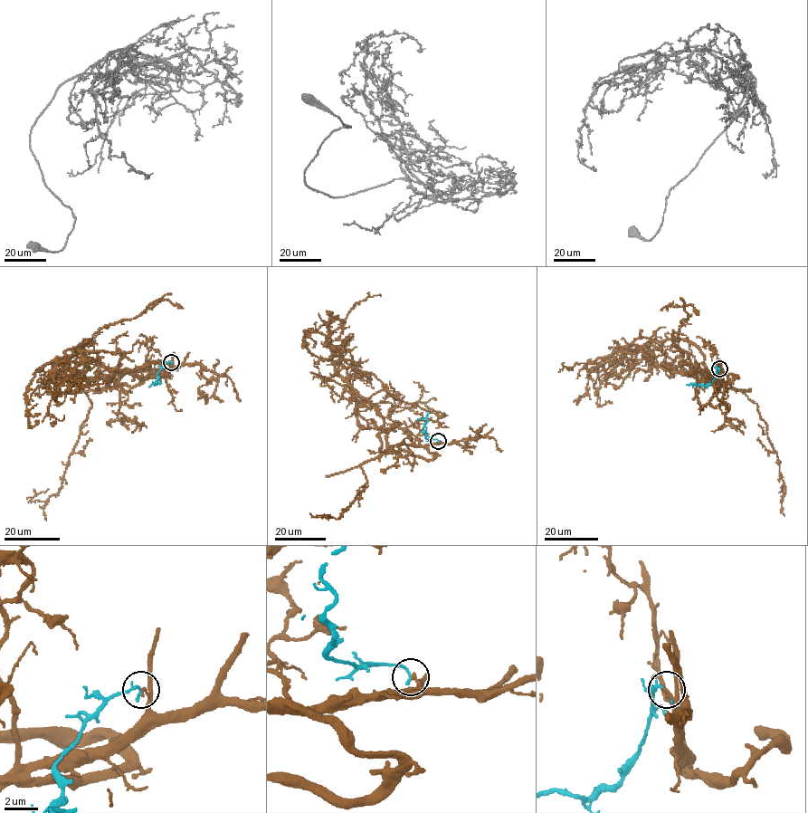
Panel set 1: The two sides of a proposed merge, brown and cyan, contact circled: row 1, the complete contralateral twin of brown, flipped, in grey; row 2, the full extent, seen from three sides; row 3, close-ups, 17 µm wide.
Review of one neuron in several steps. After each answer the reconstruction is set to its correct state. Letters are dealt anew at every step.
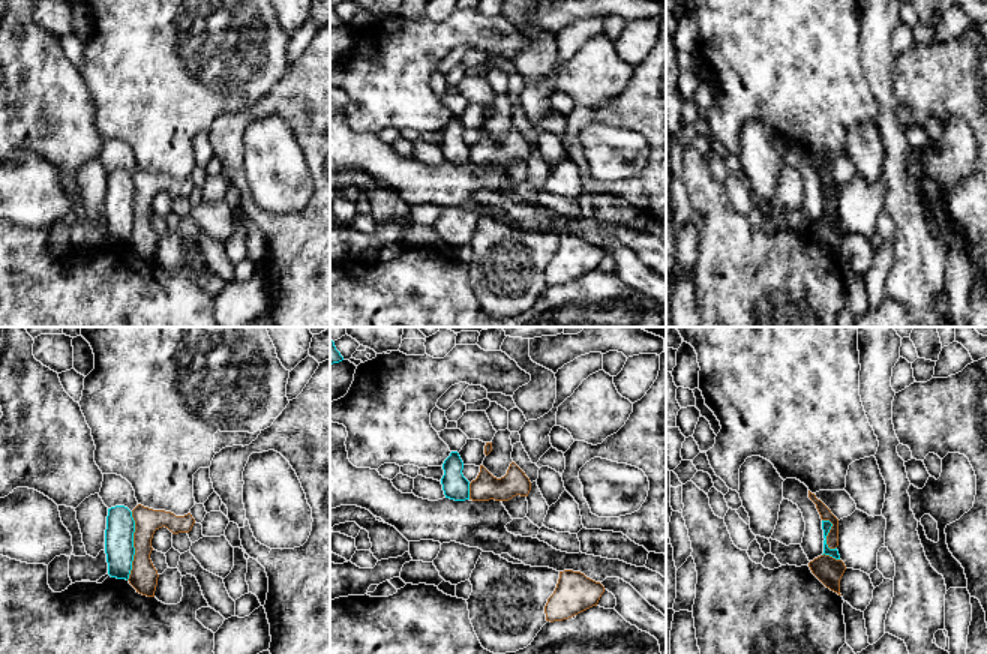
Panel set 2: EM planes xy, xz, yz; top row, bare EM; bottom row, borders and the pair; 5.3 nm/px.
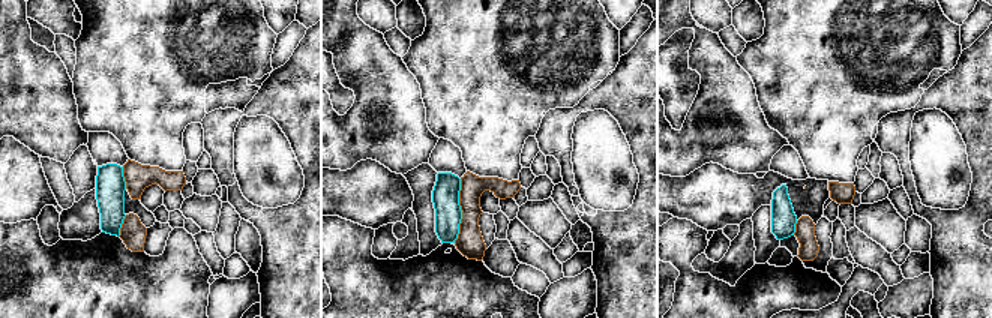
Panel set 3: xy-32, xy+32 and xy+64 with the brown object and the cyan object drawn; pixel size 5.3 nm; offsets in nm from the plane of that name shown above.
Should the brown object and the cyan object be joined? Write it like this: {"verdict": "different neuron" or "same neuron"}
{"verdict": "different neuron"}

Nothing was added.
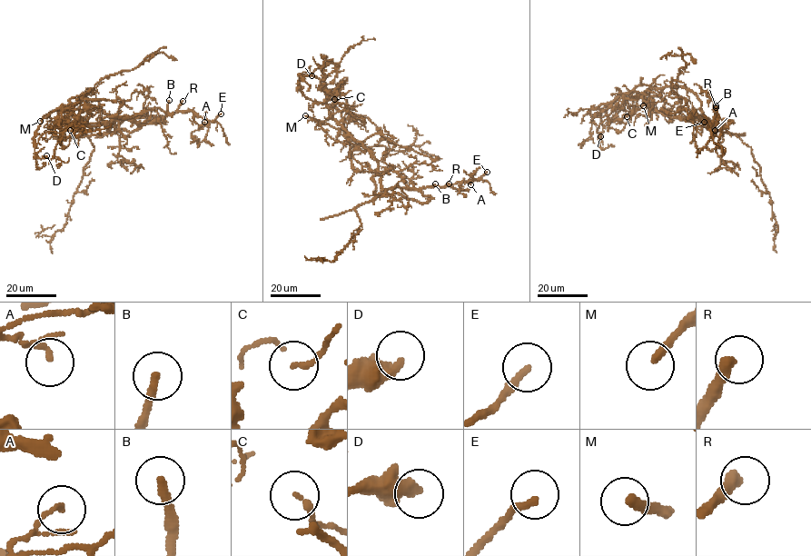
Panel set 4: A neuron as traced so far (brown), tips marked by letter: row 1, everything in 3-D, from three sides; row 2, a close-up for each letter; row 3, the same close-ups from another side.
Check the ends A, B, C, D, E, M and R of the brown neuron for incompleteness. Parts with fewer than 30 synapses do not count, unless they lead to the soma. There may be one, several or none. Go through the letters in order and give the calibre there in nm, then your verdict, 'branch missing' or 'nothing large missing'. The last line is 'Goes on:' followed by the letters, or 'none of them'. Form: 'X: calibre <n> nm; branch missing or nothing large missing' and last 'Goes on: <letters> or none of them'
A: calibre 130 nm; nothing large missing
B: calibre 240 nm; branch missing
C: calibre 150 nm; nothing large missing
D: calibre 400 nm; nothing large missing
E: calibre 220 nm; nothing large missing
M: calibre 280 nm; branch missing
R: calibre 360 nm; branch missing
Goes on: B, M, R

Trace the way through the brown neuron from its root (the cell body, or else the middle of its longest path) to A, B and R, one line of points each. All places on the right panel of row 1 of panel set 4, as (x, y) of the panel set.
A: (706, 122), (700, 117), (717, 127), (717, 118), (714, 118), (710, 127), (711, 134), (715, 130)
B: (706, 122), (700, 117), (708, 124), (717, 126), (716, 105)
R: (706, 122), (700, 117), (708, 124), (717, 126), (716, 107)

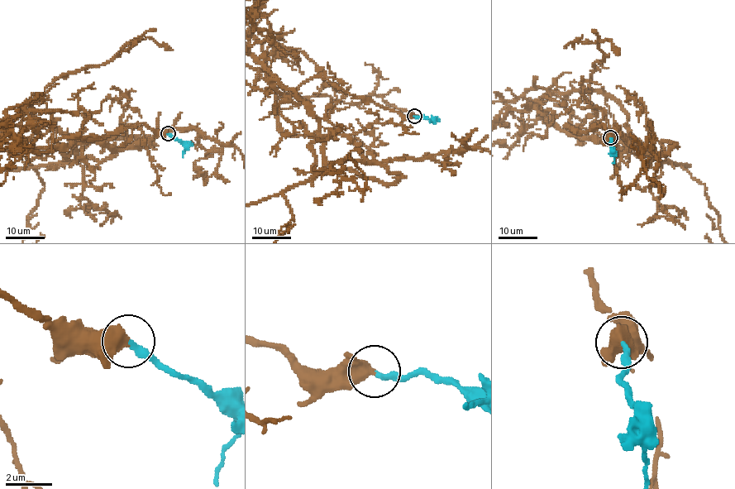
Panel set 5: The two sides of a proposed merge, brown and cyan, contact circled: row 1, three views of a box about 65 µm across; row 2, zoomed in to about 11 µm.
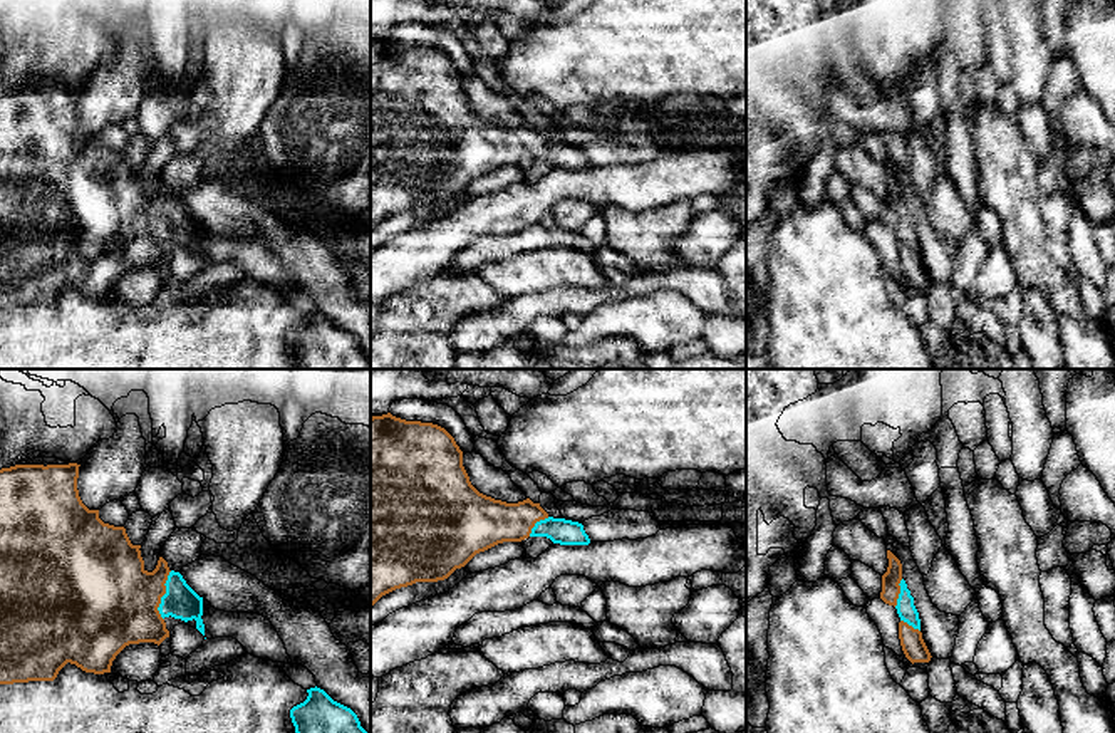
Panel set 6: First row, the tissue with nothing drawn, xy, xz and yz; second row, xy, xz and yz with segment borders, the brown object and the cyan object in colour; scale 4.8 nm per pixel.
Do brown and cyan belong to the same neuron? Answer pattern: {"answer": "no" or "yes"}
{"answer": "yes"}

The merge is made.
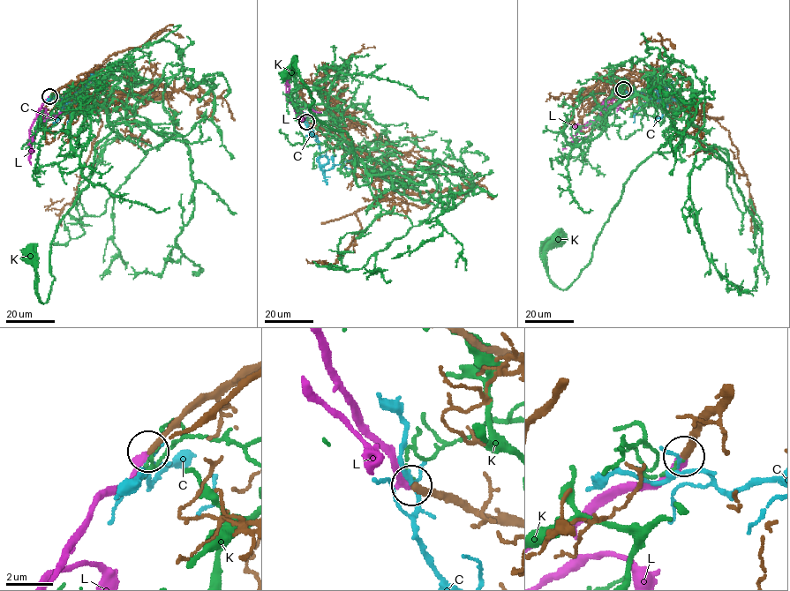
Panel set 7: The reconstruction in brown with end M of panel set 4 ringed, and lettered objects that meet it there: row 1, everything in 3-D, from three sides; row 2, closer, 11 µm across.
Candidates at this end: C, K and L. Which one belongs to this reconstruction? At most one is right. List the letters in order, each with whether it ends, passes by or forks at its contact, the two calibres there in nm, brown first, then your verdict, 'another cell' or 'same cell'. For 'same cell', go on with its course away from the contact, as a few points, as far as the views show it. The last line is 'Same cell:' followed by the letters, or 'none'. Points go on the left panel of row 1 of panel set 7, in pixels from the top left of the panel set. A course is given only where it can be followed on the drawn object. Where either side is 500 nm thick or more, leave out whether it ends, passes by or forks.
C: it passes by; 280 nm thick on the brown side, 140 nm on the other; another cell
K: it ends there; 280 nm thick on the brown side, 100 nm on the other; another cell
L: it ends there; 280 nm thick on the brown side, 360 nm on the other; same cell; it runs (50, 96), (36, 113), (30, 129), (31, 165)
Same cell: L

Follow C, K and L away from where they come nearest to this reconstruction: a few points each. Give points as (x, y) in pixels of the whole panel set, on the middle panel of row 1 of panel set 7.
C: (307, 122), (307, 128), (316, 138), (319, 146), (320, 168), (324, 171), (341, 164), (349, 152), (344, 146)
K: (307, 123), (327, 114), (369, 183), (357, 185), (349, 134), (310, 113), (313, 100), (293, 62), (285, 71)
L: (307, 123), (298, 108), (287, 100), (288, 68)

